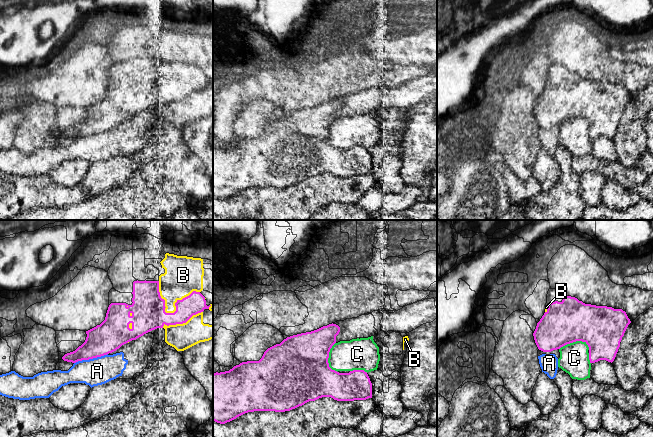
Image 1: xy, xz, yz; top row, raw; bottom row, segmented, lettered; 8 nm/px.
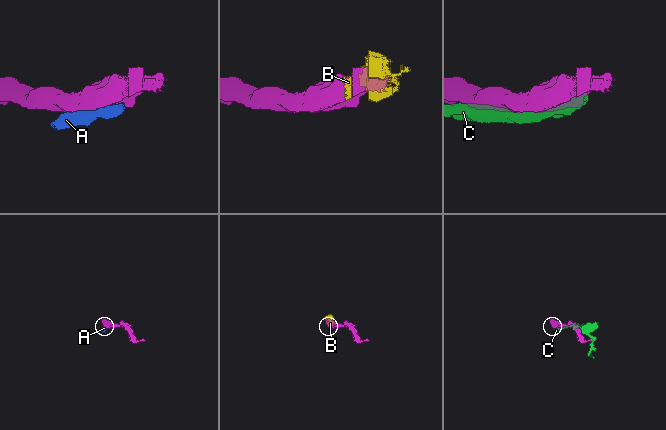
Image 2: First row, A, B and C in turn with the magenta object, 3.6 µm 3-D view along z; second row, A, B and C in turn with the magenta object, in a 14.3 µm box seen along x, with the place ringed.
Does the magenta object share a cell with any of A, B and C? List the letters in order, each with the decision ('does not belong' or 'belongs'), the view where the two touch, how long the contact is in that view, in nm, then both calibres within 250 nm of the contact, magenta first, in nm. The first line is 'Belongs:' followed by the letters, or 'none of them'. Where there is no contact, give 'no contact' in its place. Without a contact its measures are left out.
Belongs: B
A: does not belong; meets magenta in xy; contact 280 nm long; 240 nm thick on the magenta side, 220 nm on the other
B: belongs; meets magenta in xy; contact 340 nm long; 280 nm thick on the magenta side, 260 nm on the other
C: does not belong; meets magenta in yz; contact 240 nm long; 360 nm thick on the magenta side, 240 nm on the other

